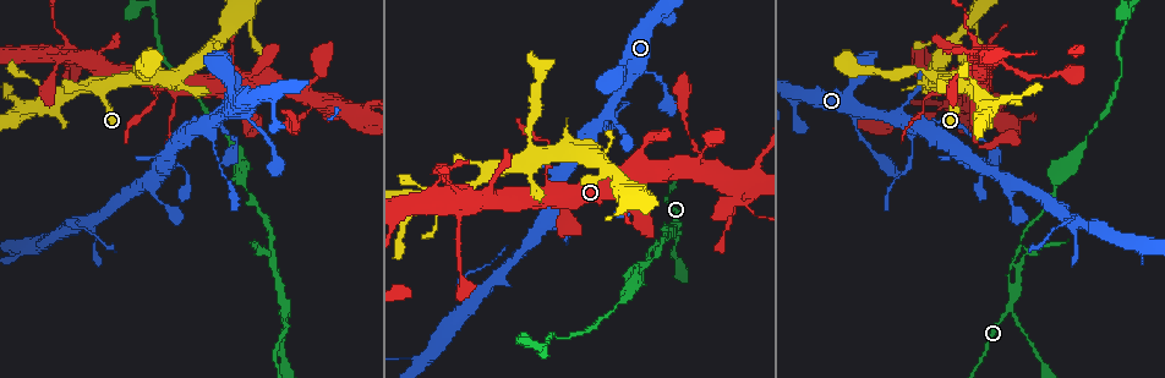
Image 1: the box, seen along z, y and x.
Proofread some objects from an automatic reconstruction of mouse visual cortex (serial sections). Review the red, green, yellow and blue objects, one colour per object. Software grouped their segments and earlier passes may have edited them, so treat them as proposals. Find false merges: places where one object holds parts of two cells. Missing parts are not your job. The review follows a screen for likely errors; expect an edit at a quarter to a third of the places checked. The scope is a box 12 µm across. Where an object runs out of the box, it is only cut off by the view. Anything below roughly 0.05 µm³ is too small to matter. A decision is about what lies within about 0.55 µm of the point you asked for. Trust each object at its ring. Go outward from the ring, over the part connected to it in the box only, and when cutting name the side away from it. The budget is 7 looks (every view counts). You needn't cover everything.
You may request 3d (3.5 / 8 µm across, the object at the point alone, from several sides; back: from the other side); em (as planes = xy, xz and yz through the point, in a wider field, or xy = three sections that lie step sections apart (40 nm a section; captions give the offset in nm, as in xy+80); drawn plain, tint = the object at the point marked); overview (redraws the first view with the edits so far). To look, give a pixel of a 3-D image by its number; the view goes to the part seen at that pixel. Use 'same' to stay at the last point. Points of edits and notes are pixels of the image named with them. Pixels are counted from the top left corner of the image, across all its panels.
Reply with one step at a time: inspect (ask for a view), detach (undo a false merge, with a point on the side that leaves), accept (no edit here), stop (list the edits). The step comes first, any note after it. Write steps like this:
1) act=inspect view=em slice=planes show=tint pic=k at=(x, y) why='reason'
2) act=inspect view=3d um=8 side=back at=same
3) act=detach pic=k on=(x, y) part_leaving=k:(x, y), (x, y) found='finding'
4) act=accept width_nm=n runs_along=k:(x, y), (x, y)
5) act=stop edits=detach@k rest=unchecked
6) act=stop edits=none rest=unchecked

act=inspect view=3d um=3.5 pic=1 at=(278, 288) why='branch point'

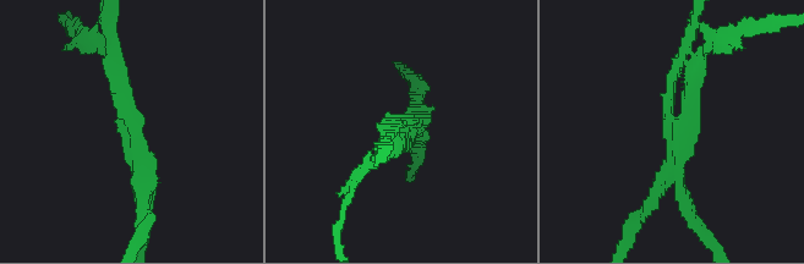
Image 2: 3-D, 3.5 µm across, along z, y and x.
act=inspect view=em slice=xy step=3 show=tint pic=2 at=(126, 126)

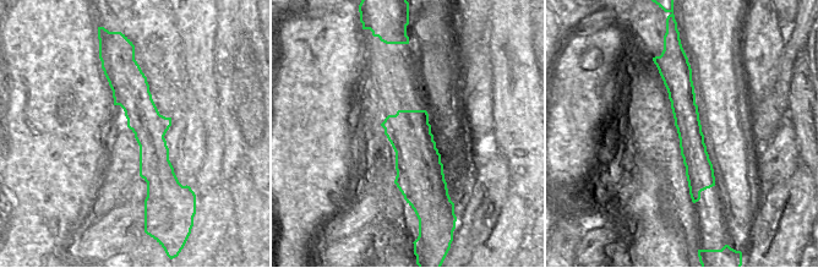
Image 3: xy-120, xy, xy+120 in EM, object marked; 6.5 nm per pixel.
act=detach pic=2 on=(733, 33) found='a second cell is stuck on'

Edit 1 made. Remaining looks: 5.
act=inspect view=overview

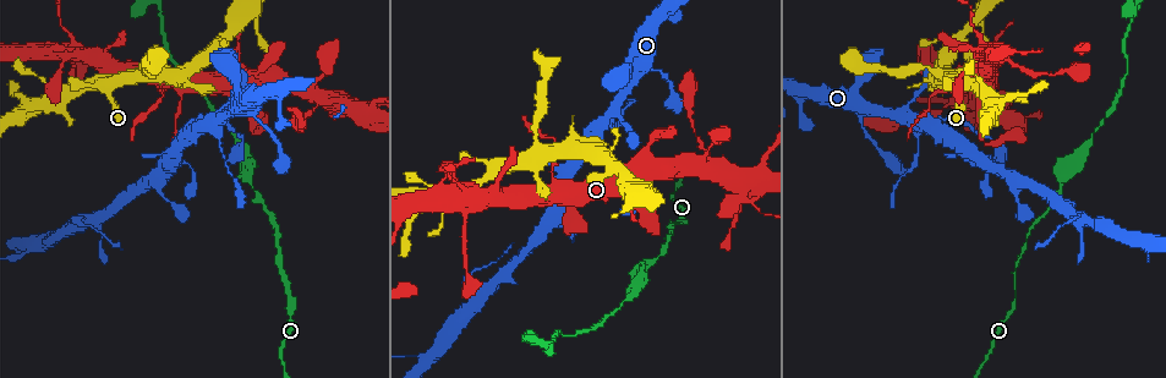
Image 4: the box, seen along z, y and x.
act=inspect view=3d um=3.5 pic=4 at=(551, 174) why='a narrow waist'

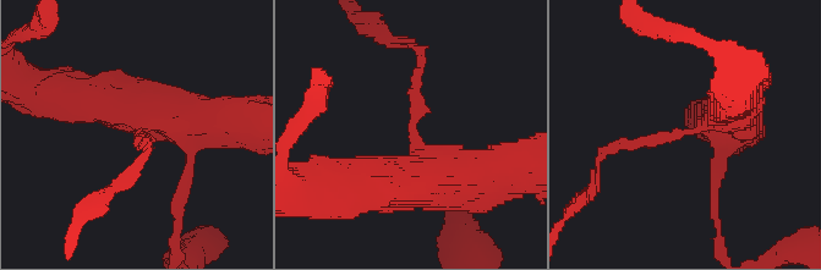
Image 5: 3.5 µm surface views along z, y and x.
act=inspect view=em slice=xy step=2 show=tint pic=5 at=(140, 133)

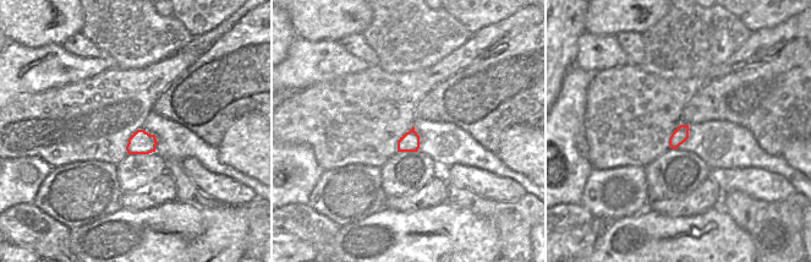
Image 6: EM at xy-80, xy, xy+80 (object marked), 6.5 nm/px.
act=detach pic=5 on=(655, 141) arm_widths_nm=150,600 part_leaving=5:(695, 131), (623, 142), (595, 169) found='a second cell is stuck on'

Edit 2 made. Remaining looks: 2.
act=inspect view=3d um=8 pic=4 at=(976, 57)

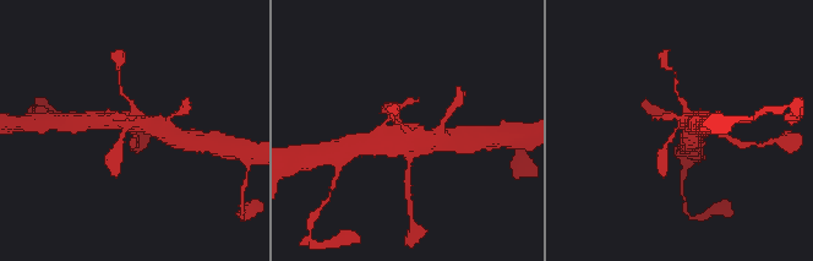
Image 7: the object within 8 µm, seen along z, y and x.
act=inspect view=3d um=3.5 pic=7 at=(129, 124) why='closer look'

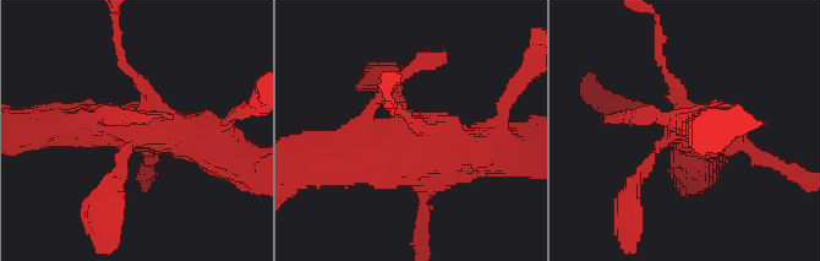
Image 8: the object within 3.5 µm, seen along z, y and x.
act=accept runs_along=8:(217, 148), (141, 125), (55, 125) found='continuous, no second cell'

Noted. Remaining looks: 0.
act=stop edits=detach@2,detach@5 rest=unchecked

